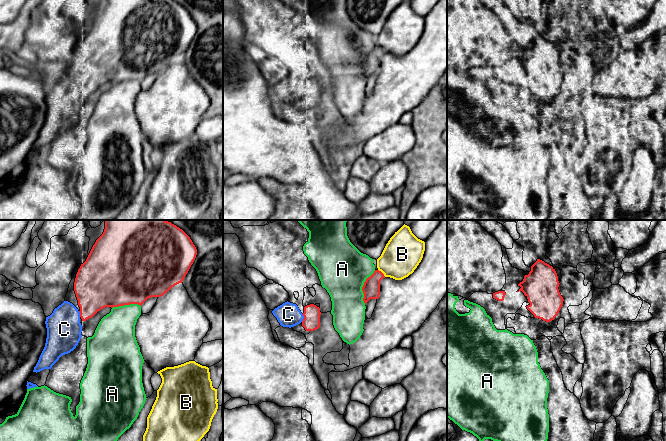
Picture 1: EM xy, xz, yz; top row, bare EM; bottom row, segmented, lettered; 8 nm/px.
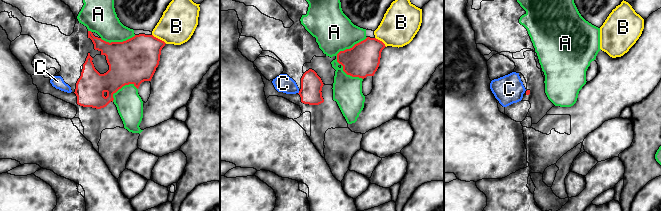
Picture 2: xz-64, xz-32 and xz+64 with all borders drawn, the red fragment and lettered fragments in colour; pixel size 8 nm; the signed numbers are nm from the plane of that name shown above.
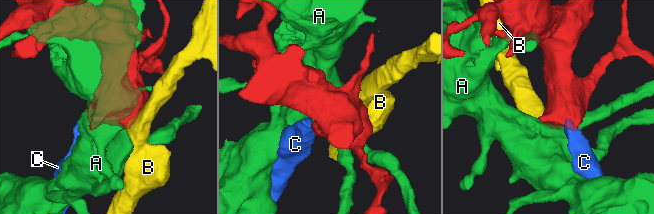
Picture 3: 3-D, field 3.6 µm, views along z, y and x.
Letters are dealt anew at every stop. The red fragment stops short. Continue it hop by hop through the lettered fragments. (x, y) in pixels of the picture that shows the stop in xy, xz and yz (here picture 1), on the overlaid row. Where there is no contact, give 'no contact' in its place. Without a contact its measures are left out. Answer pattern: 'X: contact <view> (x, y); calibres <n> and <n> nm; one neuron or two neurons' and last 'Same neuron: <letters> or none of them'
A: contact xz (362, 287); calibres 140 and 400 nm; two neurons
B: contact xz (382, 273); calibres 140 and 300 nm; two neurons
C: contact xz (304, 318); calibres 140 and 190 nm; one neuron
Same neuron: C

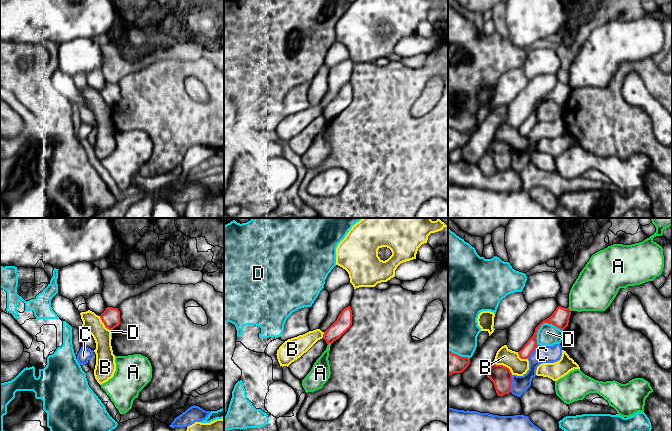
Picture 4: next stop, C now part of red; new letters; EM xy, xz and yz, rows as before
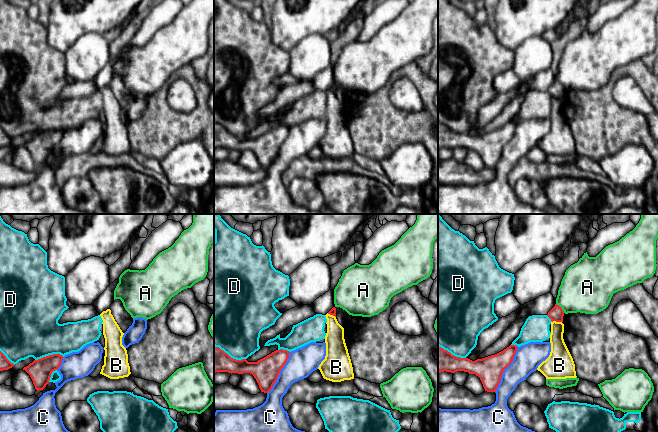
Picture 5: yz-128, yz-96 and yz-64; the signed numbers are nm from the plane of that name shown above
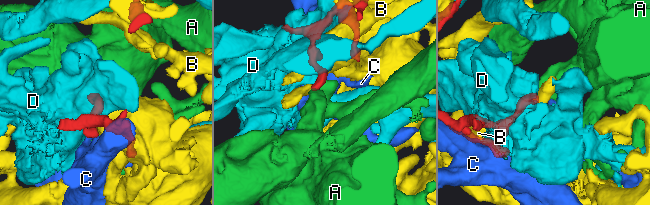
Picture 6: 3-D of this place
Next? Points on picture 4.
A: contact yz (569, 309); calibres 140 and 320 nm; two neurons
B: contact yz (504, 366); calibres 170 and 140 nm; two neurons
C: contact yz (511, 383); calibres 170 and 140 nm; two neurons
D: contact yz (542, 323); calibres 140 and 180 nm; two neurons
Same neuron: none of them

